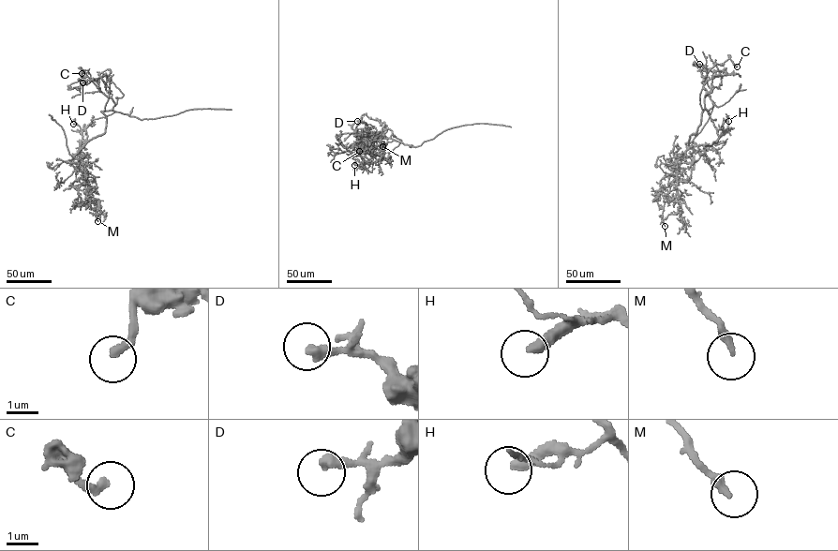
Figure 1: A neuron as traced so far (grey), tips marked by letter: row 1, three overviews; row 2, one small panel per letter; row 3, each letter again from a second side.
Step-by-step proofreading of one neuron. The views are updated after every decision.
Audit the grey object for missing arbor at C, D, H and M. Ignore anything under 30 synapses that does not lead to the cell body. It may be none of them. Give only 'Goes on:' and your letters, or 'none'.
Goes on: none

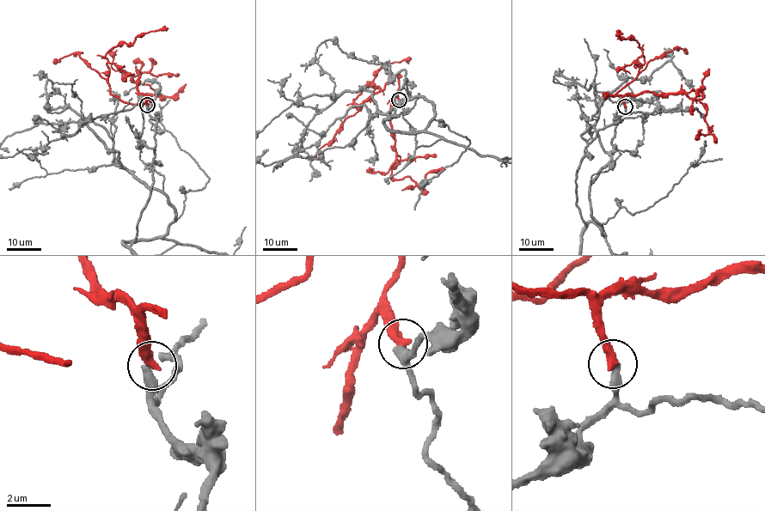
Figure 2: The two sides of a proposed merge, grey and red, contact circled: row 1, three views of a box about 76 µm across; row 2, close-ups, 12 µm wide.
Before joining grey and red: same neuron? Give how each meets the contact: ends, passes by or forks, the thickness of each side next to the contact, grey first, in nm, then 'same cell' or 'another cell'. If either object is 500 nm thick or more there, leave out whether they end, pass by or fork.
grey ends | red ends | 400/420 nm | another cell

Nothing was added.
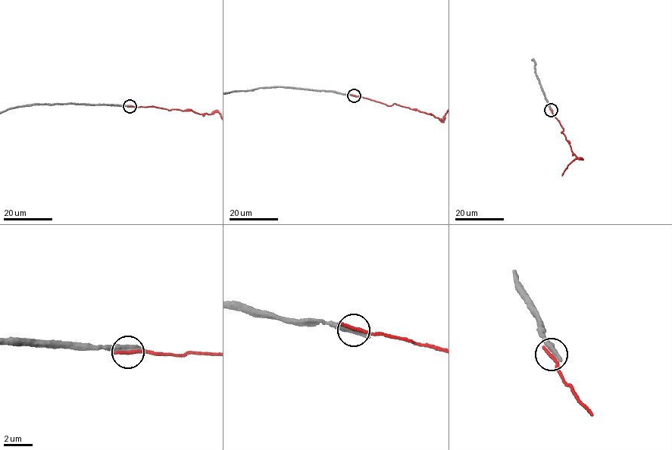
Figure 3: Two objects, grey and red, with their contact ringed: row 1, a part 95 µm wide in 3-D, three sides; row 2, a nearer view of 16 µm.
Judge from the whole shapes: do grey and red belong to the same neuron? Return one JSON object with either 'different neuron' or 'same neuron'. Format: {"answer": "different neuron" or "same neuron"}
{"answer": "different neuron"}

